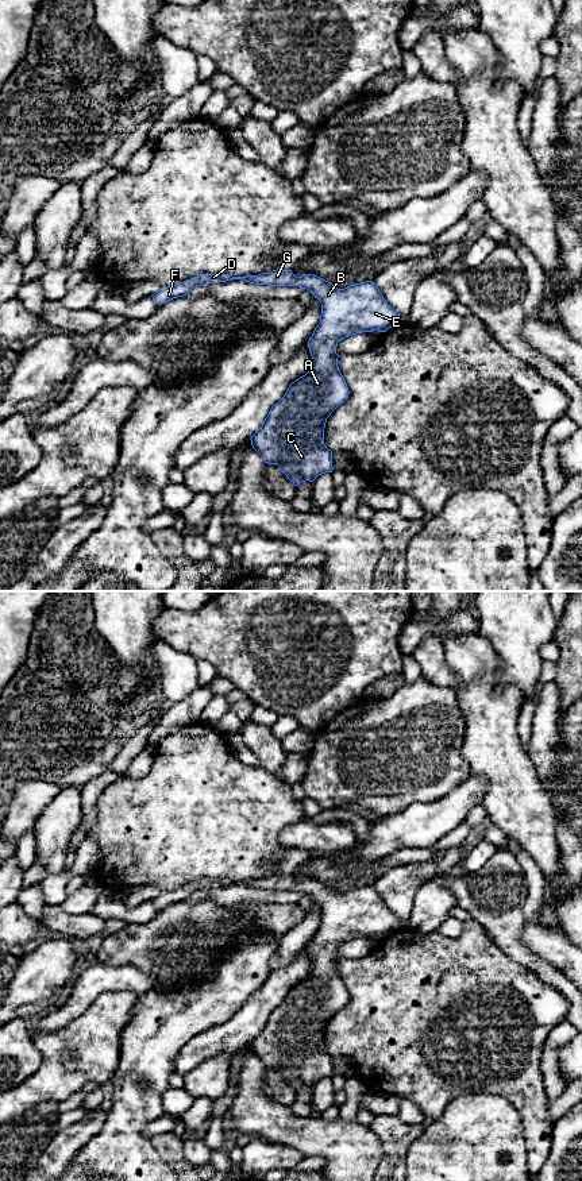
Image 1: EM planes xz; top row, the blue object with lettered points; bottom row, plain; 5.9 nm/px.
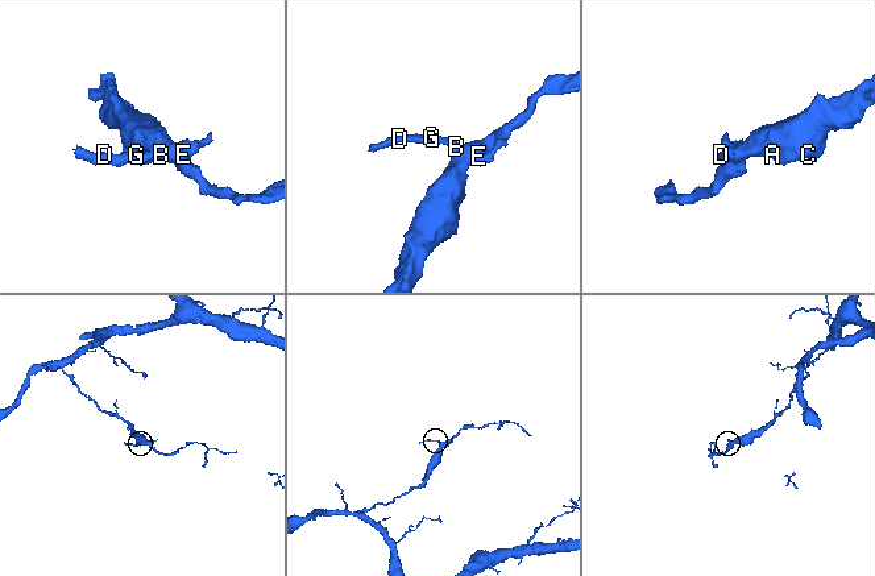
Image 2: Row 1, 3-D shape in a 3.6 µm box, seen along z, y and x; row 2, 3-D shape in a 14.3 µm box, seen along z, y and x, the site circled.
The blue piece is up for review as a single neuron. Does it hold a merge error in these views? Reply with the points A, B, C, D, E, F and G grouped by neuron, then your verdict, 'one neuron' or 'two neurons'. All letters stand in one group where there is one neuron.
A B C D E F G; one neuron

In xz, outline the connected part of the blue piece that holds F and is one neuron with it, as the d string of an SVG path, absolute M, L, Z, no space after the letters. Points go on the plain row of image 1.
M273 875L258 880L232 881L230 879L200 879L173 891L163 891L151 902L162 910L173 903L186 900L193 892L209 888L243 884L254 889L298 891L313 898L321 908L320 927L308 945L312 961L309 976L292 987L285 1000L271 1011L262 1031L251 1041L253 1053L263 1062L265 1068L277 1069L286 1082L294 1089L319 1080L332 1077L332 1055L324 1050L324 1033L331 1018L348 1003L347 988L339 976L336 952L348 941L362 937L386 937L400 927L400 918L394 915L373 885L350 889L344 894L335 892L331 887L313 880L297 881L292 875Z

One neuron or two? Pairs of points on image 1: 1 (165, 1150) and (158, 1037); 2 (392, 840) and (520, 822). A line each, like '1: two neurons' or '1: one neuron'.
1: two neurons
2: two neurons

